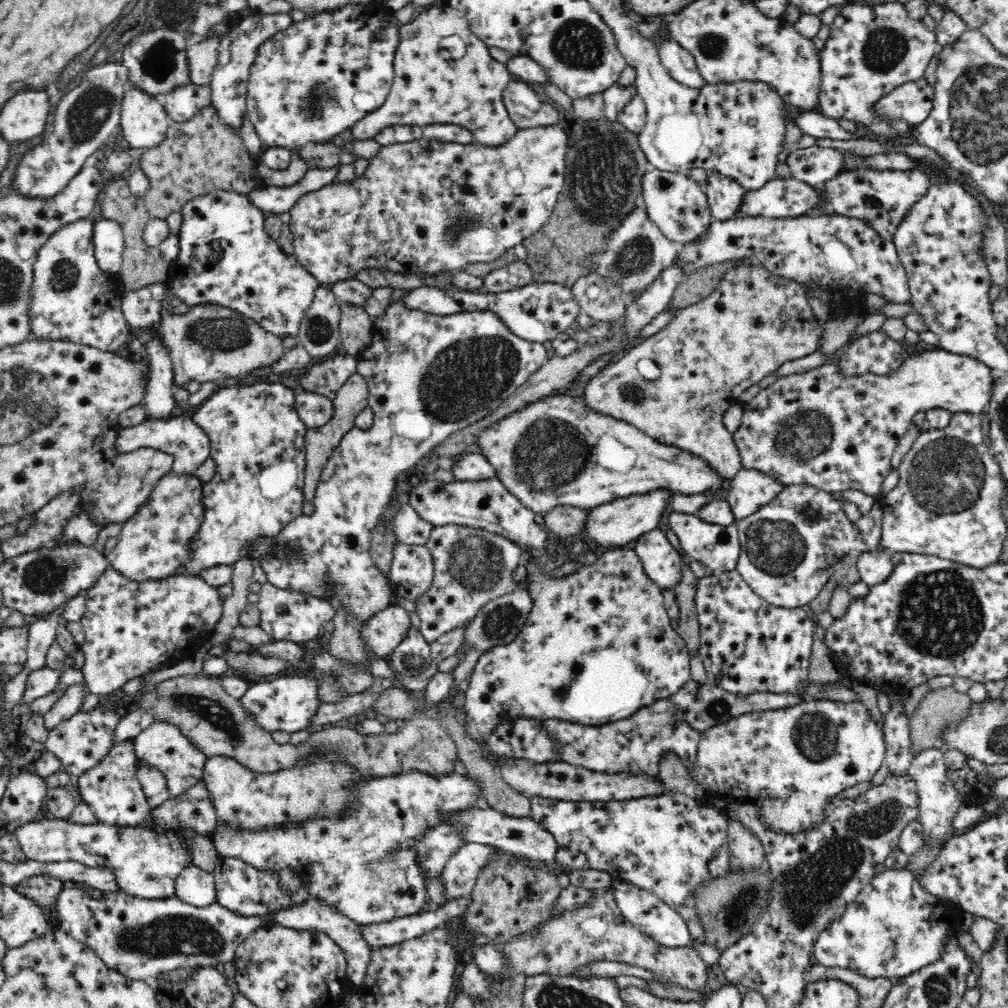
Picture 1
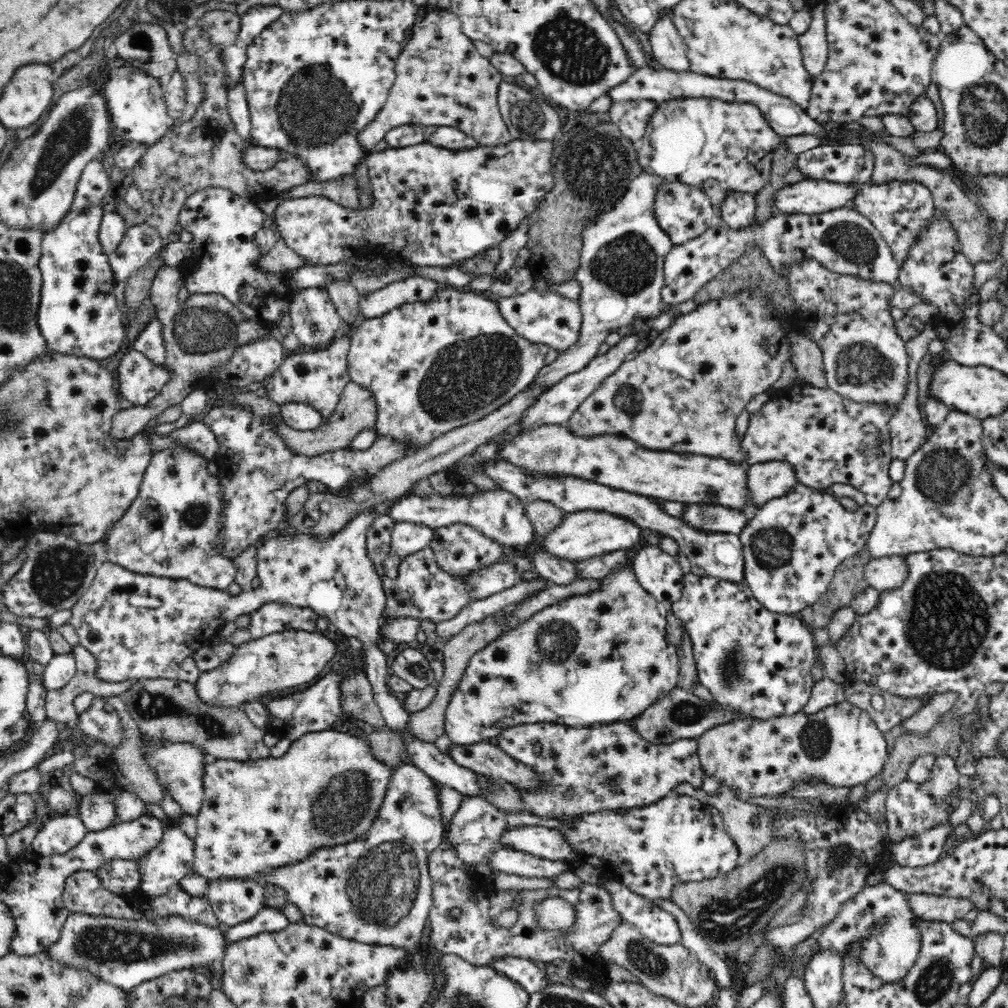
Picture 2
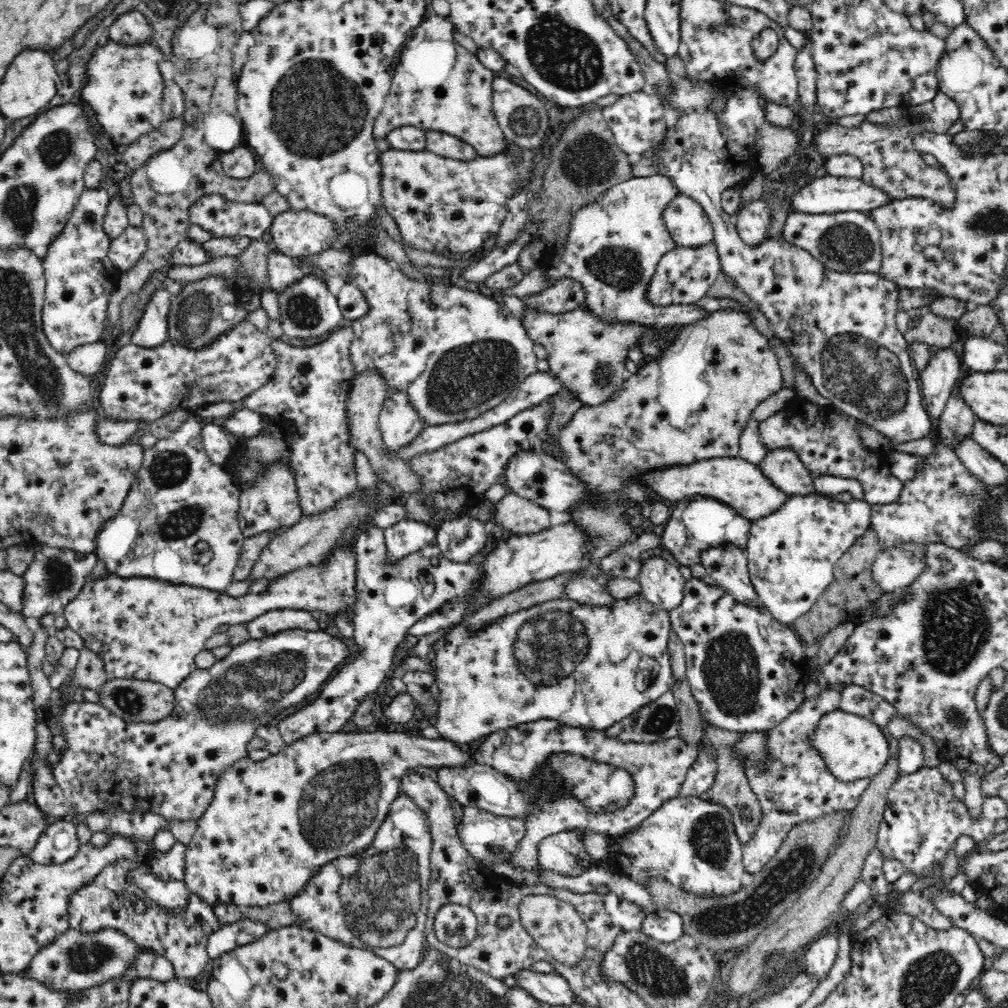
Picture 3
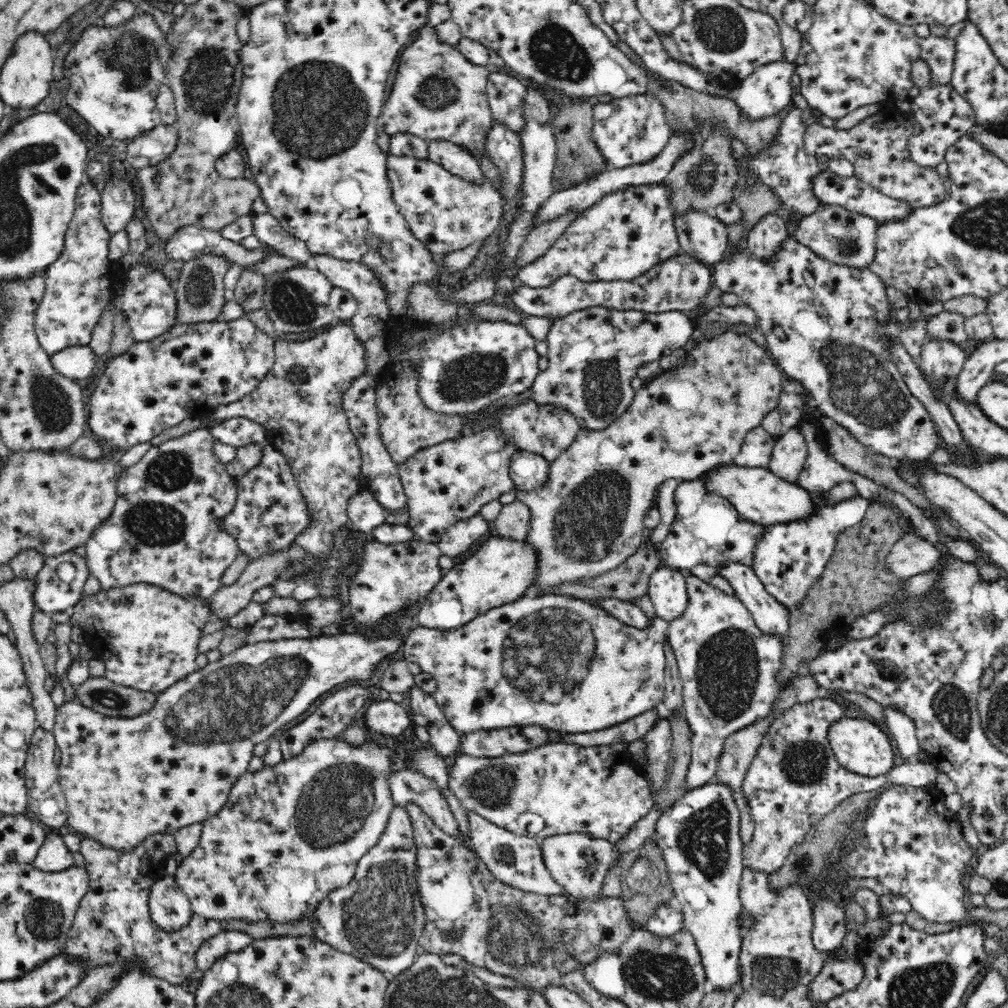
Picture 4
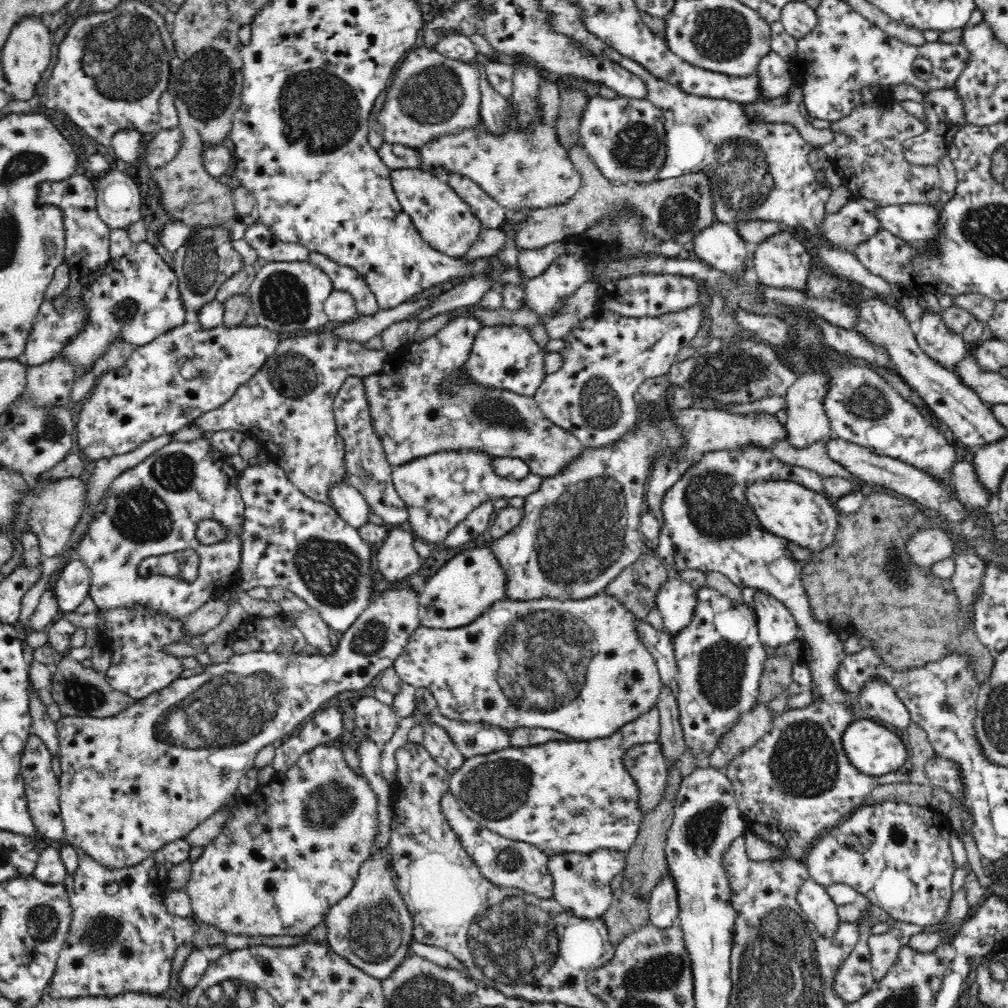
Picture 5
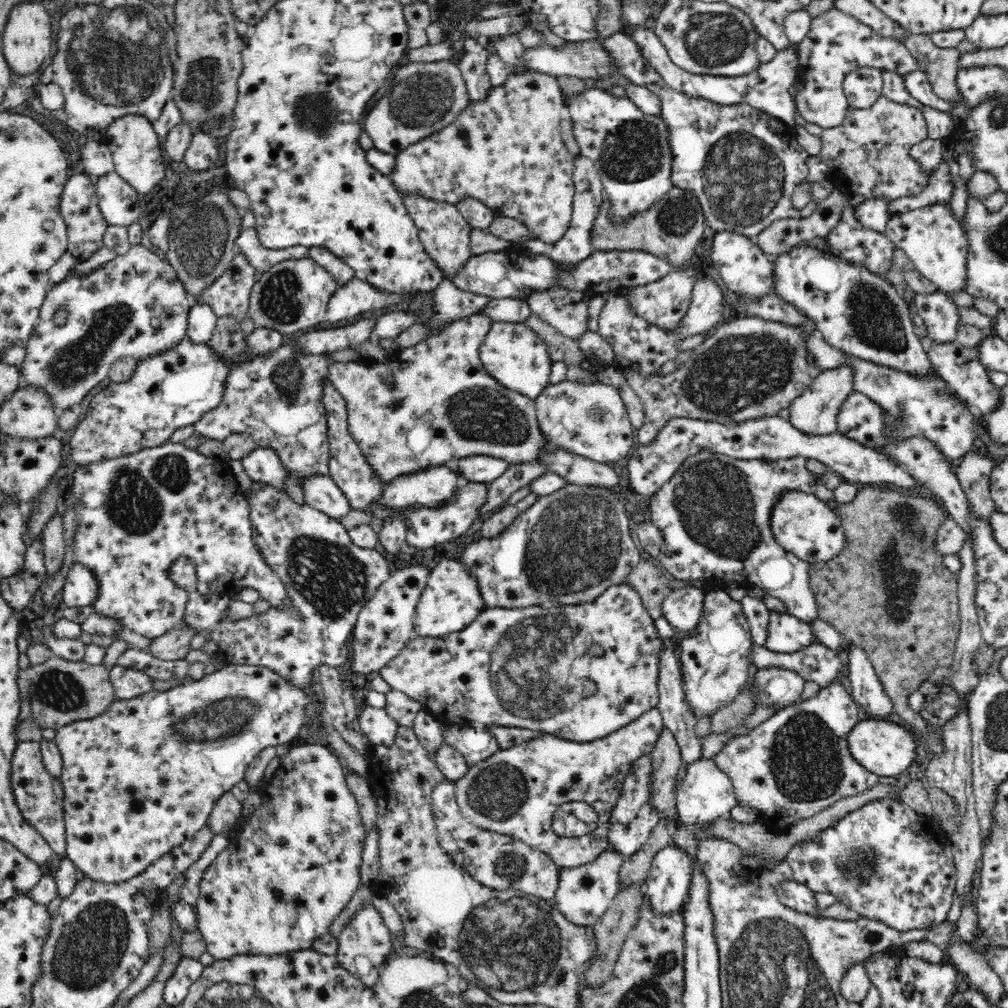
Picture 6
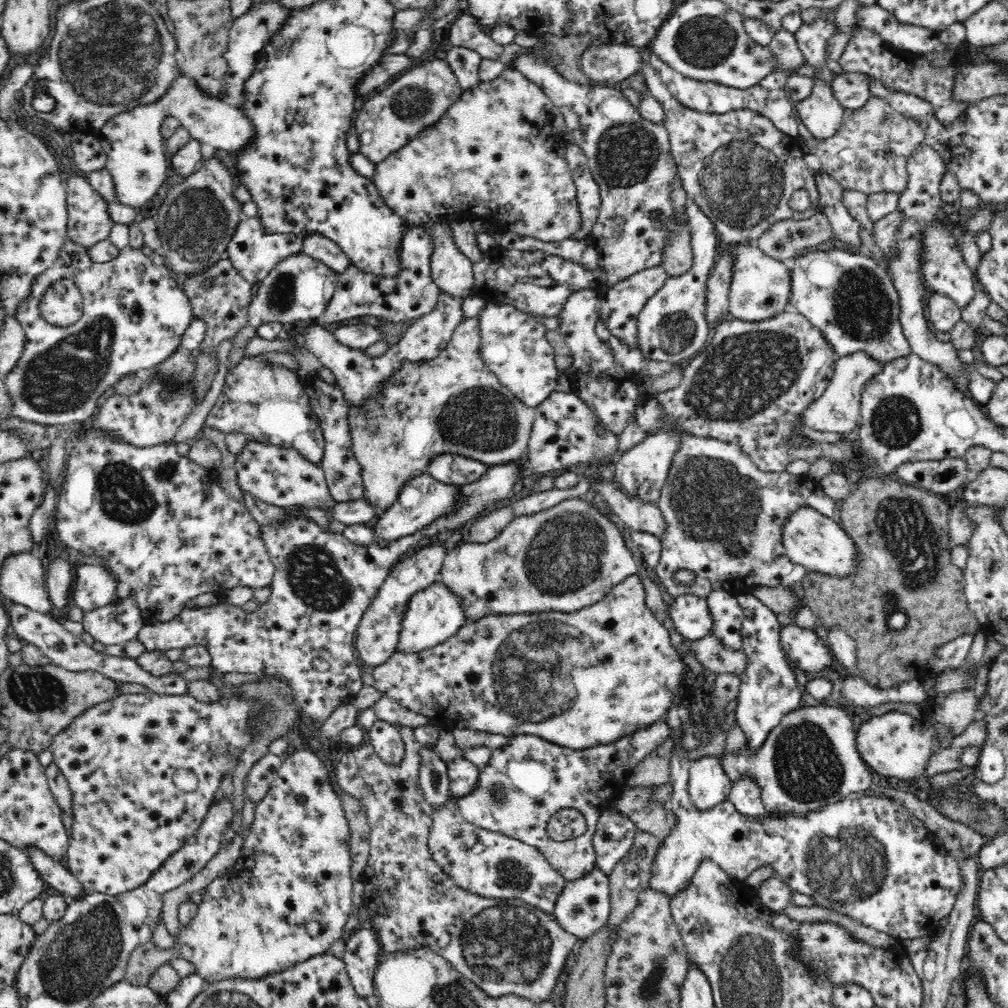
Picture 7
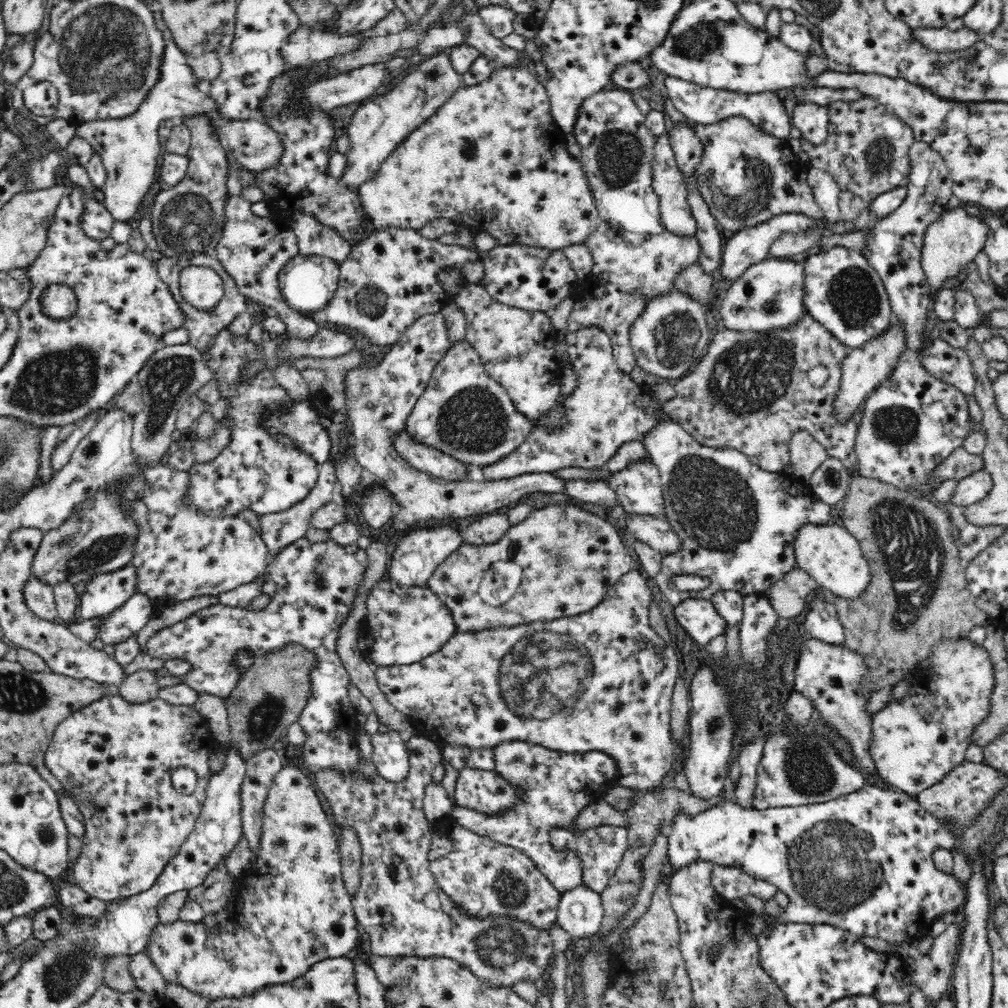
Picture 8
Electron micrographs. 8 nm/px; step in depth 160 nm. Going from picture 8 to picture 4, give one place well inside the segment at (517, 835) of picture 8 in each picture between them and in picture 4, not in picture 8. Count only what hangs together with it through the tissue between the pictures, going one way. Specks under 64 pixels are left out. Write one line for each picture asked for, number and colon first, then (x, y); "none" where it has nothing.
4: (555, 789)
5: (564, 796)
6: (515, 792)
7: (529, 779)

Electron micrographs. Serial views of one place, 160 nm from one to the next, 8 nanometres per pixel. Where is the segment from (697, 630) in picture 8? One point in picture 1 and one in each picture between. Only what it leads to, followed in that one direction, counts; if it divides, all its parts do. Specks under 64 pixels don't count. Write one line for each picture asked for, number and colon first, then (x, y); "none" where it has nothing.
1: (661, 563)
2: (658, 573)
3: (662, 584)
4: (668, 591)
5: (677, 601)
6: (683, 608)
7: (690, 615)

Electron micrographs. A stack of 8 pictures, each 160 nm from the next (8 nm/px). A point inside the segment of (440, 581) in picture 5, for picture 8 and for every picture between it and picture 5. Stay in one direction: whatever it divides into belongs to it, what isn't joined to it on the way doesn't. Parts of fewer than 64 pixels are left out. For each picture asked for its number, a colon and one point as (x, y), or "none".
6: (451, 601)
7: (433, 615)
8: (407, 624)

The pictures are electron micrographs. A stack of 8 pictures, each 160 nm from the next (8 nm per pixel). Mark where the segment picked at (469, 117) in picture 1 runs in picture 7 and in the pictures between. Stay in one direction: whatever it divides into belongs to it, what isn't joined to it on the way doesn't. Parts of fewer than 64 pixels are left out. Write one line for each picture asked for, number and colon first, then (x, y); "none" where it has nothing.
2: (441, 80)
3: (439, 86)
4: (437, 94)
5: (431, 95)
6: (422, 98)
7: (416, 100)

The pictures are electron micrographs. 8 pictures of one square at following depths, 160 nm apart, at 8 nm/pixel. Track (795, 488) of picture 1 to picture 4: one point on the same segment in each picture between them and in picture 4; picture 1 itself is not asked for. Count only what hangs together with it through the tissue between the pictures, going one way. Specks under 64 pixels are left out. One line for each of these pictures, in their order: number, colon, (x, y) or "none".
2: (792, 545)
3: (791, 555)
4: (789, 557)

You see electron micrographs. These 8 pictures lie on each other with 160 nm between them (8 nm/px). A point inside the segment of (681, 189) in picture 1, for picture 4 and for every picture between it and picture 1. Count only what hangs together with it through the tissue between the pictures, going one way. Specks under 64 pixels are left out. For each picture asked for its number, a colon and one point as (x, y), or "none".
2: (684, 213)
3: (687, 223)
4: (703, 236)

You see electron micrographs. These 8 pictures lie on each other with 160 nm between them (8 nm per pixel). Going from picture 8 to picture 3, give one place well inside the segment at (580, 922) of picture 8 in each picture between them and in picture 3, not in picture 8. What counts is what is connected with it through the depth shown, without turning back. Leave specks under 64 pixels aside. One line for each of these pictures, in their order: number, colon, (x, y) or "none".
3: (565, 853)
4: (574, 859)
5: (581, 883)
6: (584, 893)
7: (583, 907)

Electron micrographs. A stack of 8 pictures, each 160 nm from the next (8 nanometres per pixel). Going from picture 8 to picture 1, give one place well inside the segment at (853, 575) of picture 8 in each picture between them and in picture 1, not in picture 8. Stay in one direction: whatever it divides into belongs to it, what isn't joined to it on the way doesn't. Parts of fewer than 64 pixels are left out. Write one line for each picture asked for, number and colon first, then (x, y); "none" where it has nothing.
1: (555, 451)
2: (612, 460)
3: (744, 486)
4: (760, 496)
5: (797, 514)
6: (802, 524)
7: (819, 543)

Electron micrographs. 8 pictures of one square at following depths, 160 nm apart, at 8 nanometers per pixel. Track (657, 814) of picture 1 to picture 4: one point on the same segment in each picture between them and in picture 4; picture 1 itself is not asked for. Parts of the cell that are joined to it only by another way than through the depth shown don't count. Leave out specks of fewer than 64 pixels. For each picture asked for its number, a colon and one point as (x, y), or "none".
2: (678, 839)
3: (690, 841)
4: (699, 835)

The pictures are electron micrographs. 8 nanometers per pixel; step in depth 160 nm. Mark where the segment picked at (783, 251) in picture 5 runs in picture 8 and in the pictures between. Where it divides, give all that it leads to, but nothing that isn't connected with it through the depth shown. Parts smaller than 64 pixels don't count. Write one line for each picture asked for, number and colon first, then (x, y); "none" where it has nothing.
6: (860, 313)
7: (845, 293)
8: (842, 292)

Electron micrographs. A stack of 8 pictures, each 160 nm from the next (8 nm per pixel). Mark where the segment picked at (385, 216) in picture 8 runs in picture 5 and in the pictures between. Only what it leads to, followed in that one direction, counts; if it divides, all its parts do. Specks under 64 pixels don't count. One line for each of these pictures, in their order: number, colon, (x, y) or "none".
5: (525, 167)
6: (506, 150)
7: (493, 156)

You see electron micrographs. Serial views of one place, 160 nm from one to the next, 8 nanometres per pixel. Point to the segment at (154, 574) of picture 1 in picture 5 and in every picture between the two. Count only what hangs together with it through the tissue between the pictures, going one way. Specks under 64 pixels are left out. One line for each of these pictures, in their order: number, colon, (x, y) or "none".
2: (171, 530)
3: (178, 524)
4: (162, 531)
5: (156, 506)

